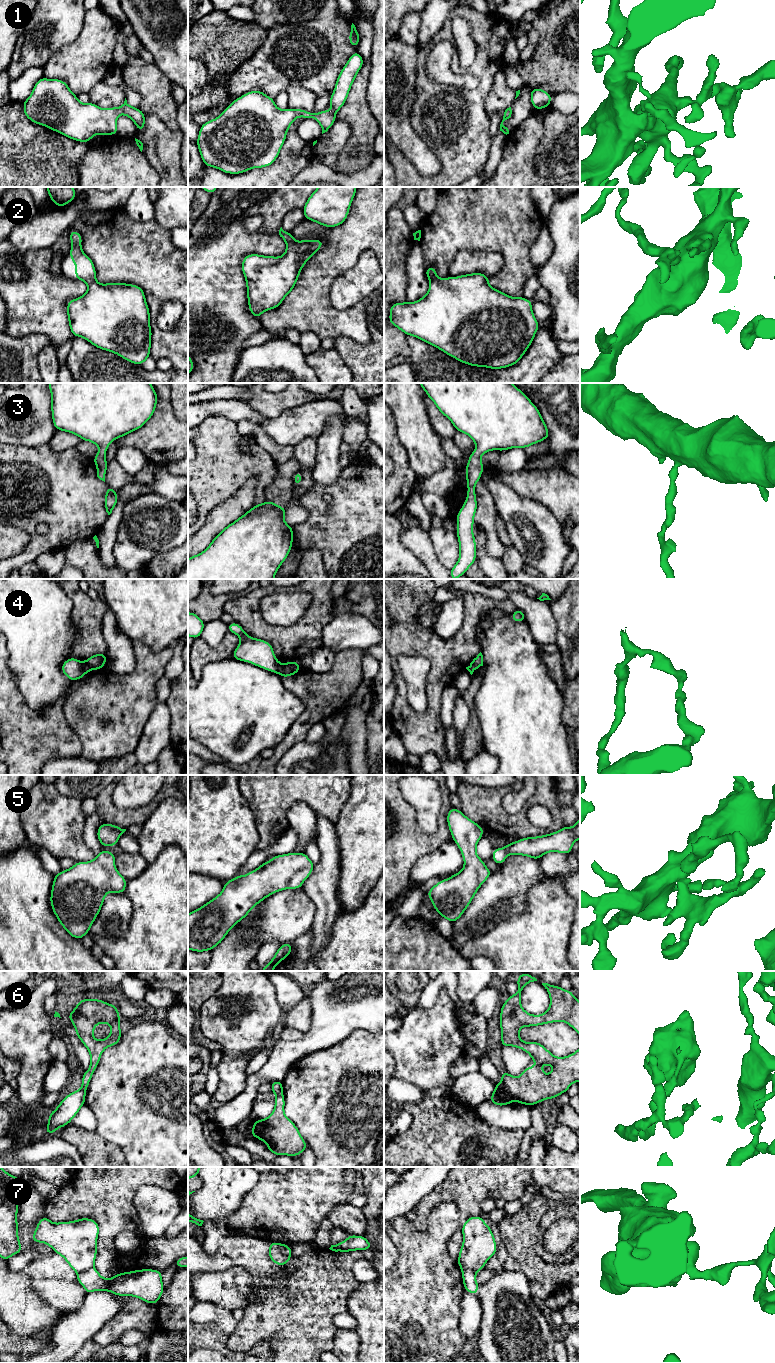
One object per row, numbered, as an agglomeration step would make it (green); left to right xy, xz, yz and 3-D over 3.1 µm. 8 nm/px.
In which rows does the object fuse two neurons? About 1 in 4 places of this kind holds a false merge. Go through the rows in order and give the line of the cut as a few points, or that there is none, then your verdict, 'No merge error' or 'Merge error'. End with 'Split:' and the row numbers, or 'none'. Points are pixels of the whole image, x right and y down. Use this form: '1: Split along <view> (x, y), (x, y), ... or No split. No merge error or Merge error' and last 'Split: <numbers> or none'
1: No split. No merge error
2: No split. No merge error
3: No split. No merge error
4: Split along xy (82, 662), (87, 670). Merge error
5: No split. No merge error
6: Split along yz (502, 1080), (512, 1098). Merge error
7: Split along xy (93, 1266), (77, 1274). Merge error
Split: 4, 6, 7

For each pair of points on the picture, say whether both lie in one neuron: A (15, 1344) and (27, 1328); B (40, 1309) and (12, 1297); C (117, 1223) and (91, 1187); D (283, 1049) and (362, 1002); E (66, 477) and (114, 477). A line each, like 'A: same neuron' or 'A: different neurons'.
A: different neurons
B: same neuron
C: same neuron
D: same neuron
E: different neurons

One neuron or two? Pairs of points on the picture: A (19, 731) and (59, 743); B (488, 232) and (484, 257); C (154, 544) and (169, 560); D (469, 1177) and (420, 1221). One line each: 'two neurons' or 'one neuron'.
A: one neuron
B: two neurons
C: two neurons
D: one neuron

